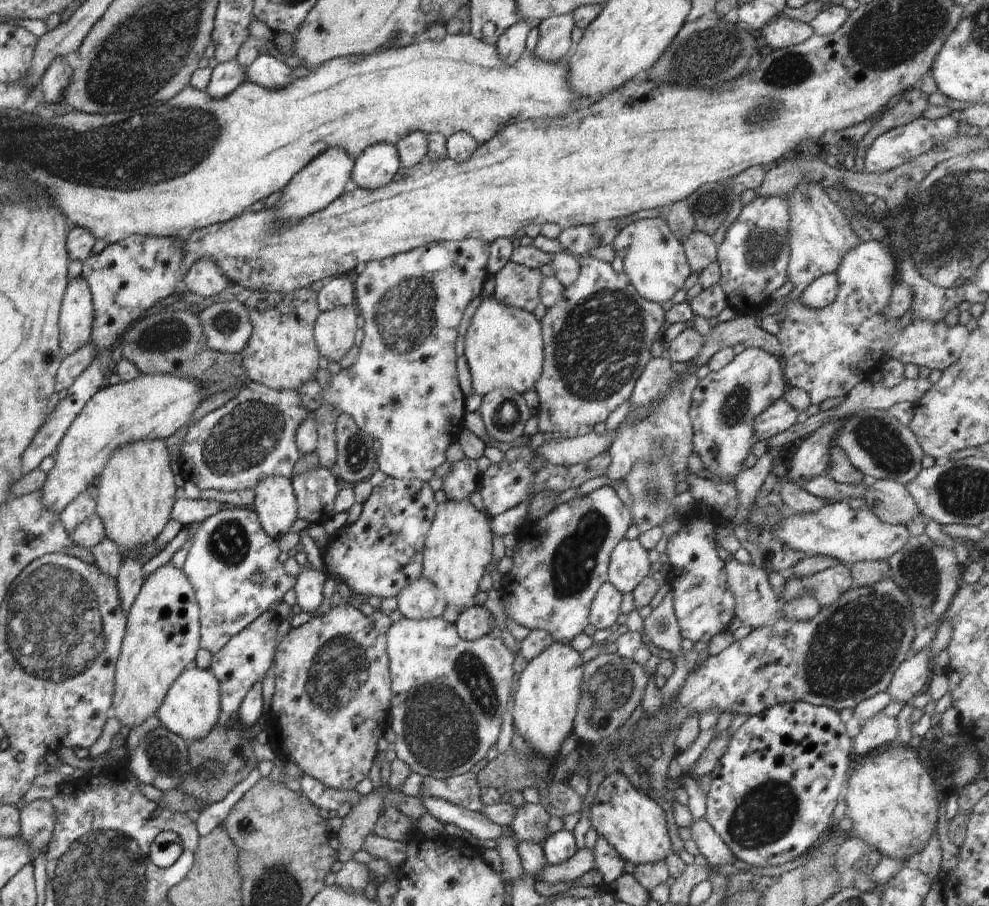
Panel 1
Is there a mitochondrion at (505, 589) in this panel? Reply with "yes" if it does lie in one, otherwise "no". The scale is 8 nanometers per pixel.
no

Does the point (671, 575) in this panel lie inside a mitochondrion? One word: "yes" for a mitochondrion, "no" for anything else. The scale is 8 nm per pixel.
no

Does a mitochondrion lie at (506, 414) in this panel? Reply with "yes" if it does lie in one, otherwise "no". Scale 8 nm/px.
yes

